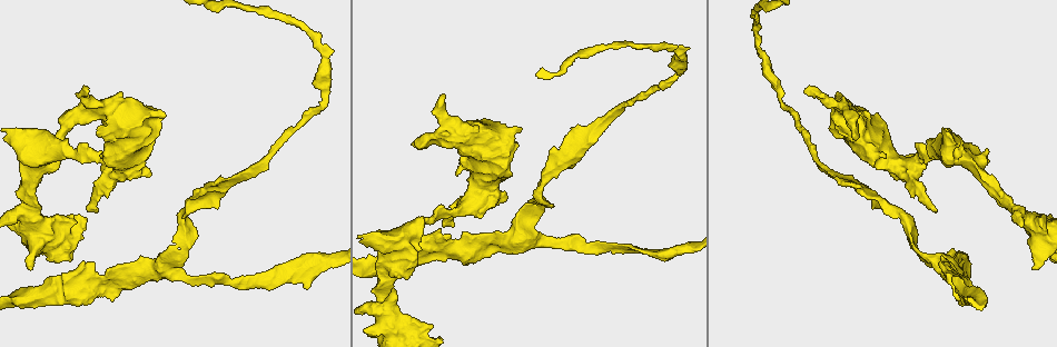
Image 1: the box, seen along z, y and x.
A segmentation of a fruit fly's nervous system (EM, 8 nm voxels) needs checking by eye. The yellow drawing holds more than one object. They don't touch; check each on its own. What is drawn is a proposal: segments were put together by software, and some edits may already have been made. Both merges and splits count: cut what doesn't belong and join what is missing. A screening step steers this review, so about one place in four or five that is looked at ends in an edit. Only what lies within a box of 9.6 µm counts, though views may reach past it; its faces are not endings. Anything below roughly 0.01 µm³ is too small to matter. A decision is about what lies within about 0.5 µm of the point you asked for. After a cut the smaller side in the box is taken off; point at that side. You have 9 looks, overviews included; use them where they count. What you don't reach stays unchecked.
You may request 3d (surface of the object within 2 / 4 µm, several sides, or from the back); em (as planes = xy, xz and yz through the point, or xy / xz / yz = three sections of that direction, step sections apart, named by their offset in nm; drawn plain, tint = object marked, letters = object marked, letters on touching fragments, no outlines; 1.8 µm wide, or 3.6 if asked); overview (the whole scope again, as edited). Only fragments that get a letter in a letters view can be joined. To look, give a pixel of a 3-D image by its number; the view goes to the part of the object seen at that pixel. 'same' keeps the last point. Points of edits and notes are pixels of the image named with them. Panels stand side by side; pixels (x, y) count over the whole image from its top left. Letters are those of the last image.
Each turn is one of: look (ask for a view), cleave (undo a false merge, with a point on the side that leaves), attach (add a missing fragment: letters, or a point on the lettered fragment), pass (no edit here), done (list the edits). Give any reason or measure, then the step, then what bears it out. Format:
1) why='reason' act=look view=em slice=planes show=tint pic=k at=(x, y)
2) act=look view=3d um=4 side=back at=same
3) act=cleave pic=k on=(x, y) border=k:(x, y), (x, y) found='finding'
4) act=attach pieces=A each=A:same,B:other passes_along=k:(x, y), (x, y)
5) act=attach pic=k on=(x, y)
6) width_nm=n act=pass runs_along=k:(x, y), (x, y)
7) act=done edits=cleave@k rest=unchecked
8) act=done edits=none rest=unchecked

act=look view=3d um=2 pic=1 at=(269, 272)

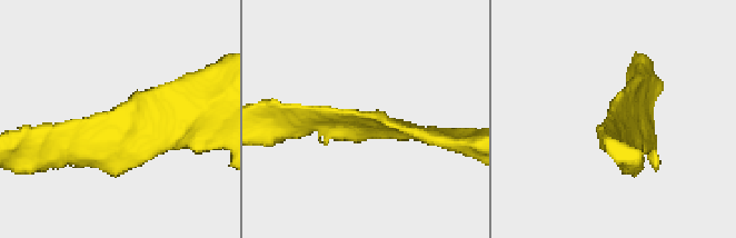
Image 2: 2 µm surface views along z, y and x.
act=look view=em slice=xy step=8 show=letters pic=2 at=(362, 113)

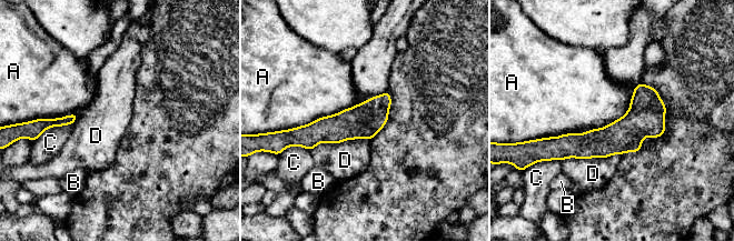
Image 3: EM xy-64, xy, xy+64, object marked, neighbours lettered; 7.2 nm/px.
width_nm=240 act=pass each=A:other,B:other,C:other,D:other border=3:(370, 140), (320, 141), (310, 151) found='no lettered fragment goes on from it'

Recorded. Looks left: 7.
why='sudden change in width' act=look view=em slice=planes show=letters pic=1 at=(172, 245)

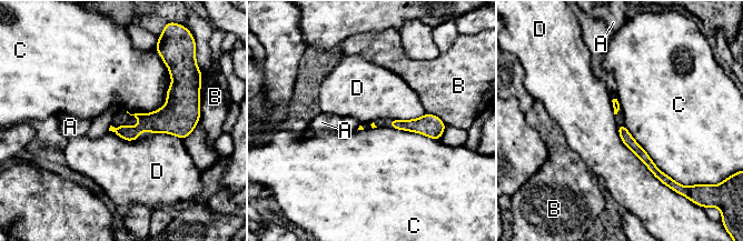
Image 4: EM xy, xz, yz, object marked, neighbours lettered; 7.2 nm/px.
act=pass each=A:other,B:other,C:other,D:other border=4:(161, 58), (167, 101), (130, 114) found='continuous, no second cell'

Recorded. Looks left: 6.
why='a fork' act=look view=em slice=xz step=16 show=letters pic=1 at=(27, 199)

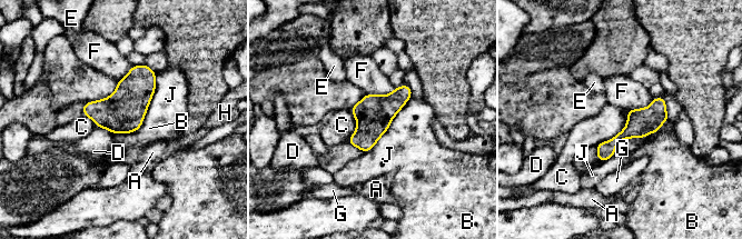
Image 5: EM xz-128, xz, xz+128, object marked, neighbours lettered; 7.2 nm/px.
width_nm=120 act=pass each=A:other,B:other,C:other,D:other,E:other,F:other,G:other,H:other,J:other runs_along=5:(661, 100), (601, 158) found='all the same cell'

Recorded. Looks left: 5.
why='closes a loop' act=look view=em slice=xy step=4 show=tint pic=1 at=(120, 278)

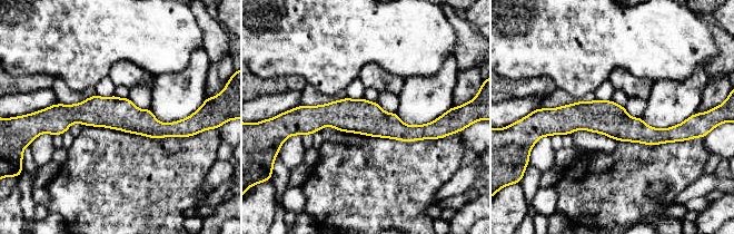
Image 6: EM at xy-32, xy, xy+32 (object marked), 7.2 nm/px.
act=look view=em slice=planes show=letters at=same

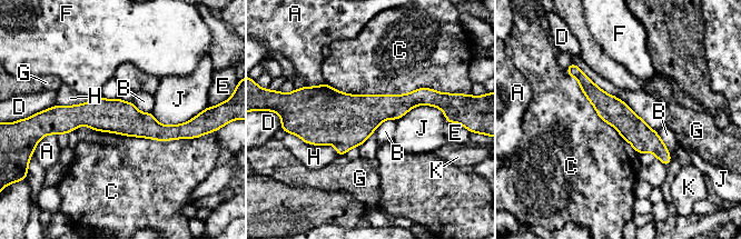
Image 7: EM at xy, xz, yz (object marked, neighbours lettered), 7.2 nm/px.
act=pass each=A:other,B:other,C:other,D:other,E:other,F:other,G:other,H:other,J:other,K:other runs_along=7:(55, 110), (187, 128) found='one cell here'

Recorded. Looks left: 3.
act=done edits=none rest=unchecked

